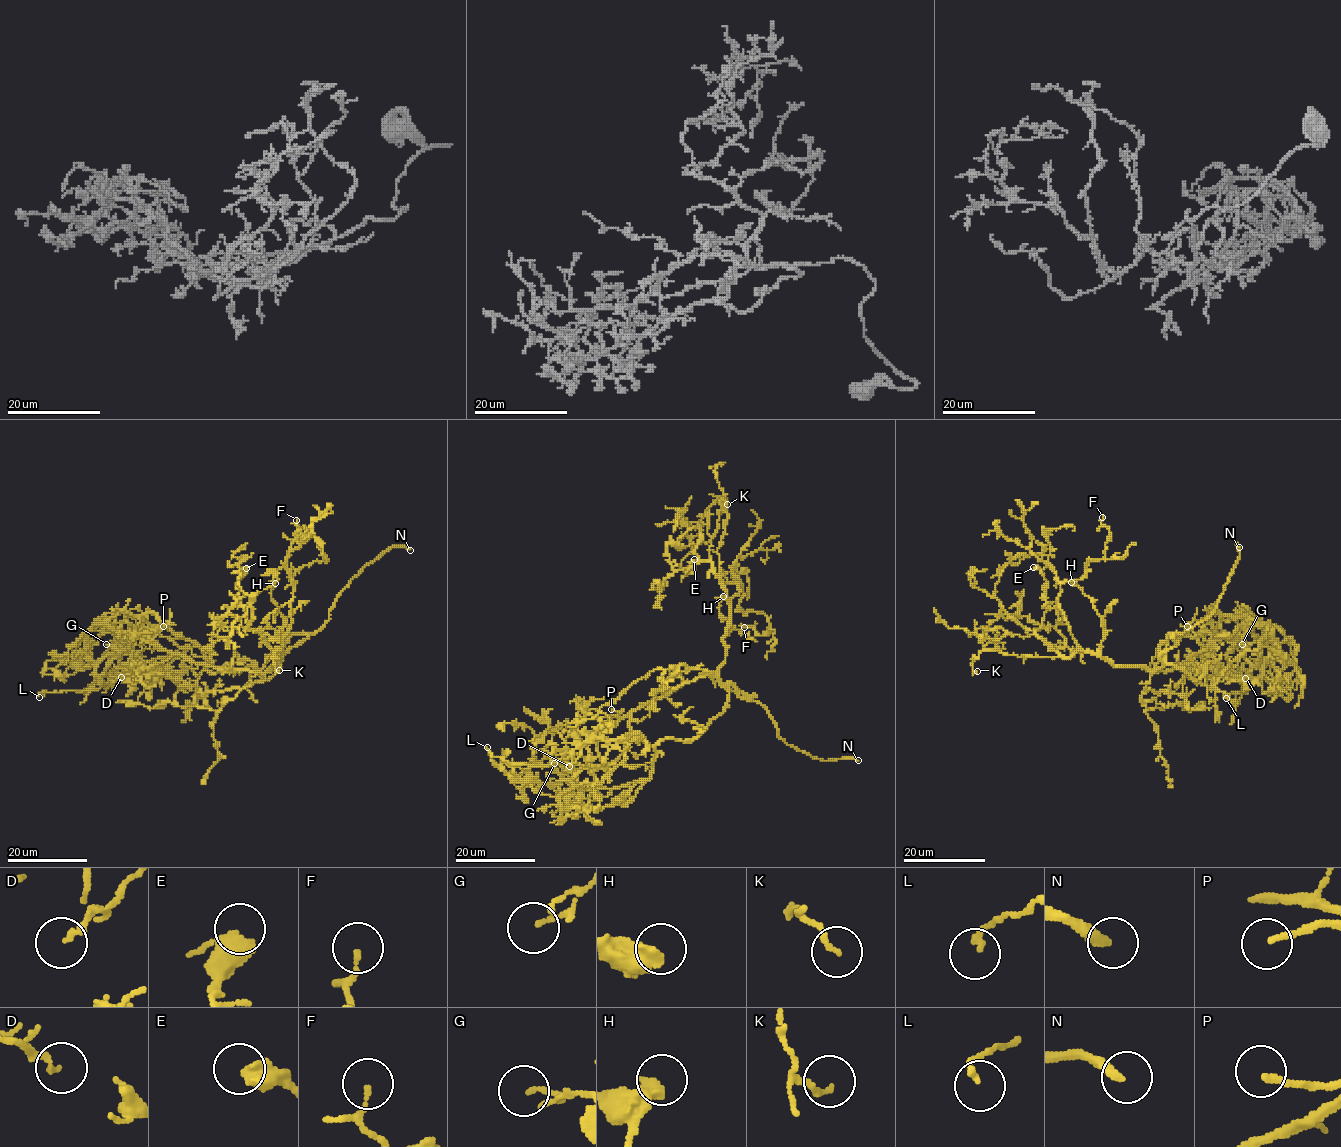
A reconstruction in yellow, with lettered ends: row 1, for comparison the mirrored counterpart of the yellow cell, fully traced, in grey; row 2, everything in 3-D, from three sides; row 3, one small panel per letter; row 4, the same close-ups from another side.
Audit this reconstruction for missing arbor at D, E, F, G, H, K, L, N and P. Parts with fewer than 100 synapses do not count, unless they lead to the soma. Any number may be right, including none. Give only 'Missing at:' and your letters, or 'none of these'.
Missing at: N

